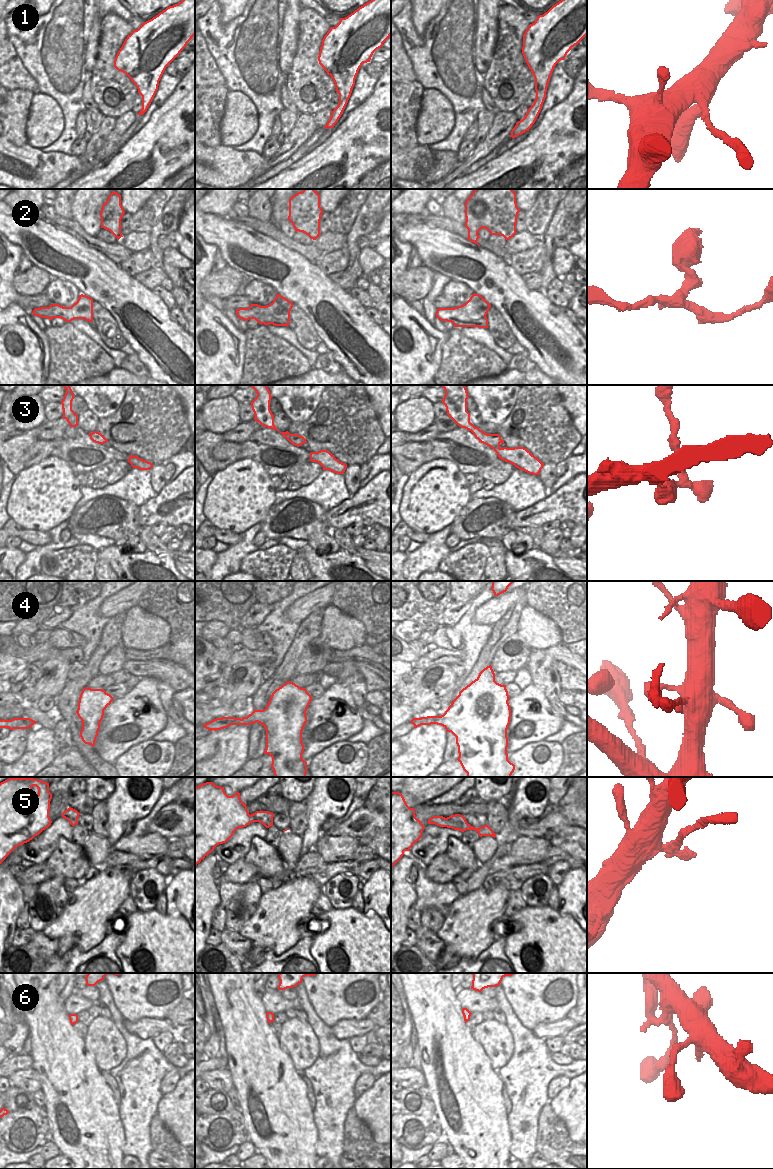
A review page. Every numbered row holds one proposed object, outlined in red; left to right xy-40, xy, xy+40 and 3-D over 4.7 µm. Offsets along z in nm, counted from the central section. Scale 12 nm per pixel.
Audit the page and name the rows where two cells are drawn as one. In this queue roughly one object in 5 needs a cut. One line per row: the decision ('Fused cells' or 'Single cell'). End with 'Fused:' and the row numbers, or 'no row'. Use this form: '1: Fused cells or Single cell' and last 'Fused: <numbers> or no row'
1: Single cell
2: Fused cells
3: Fused cells
4: Fused cells
5: Fused cells
6: Single cell
Fused: 2, 3, 4, 5

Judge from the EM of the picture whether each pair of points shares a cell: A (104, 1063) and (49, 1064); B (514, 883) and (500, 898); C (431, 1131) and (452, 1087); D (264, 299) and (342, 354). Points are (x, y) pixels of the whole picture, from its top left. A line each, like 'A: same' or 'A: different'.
A: different
B: different
C: different
D: different

